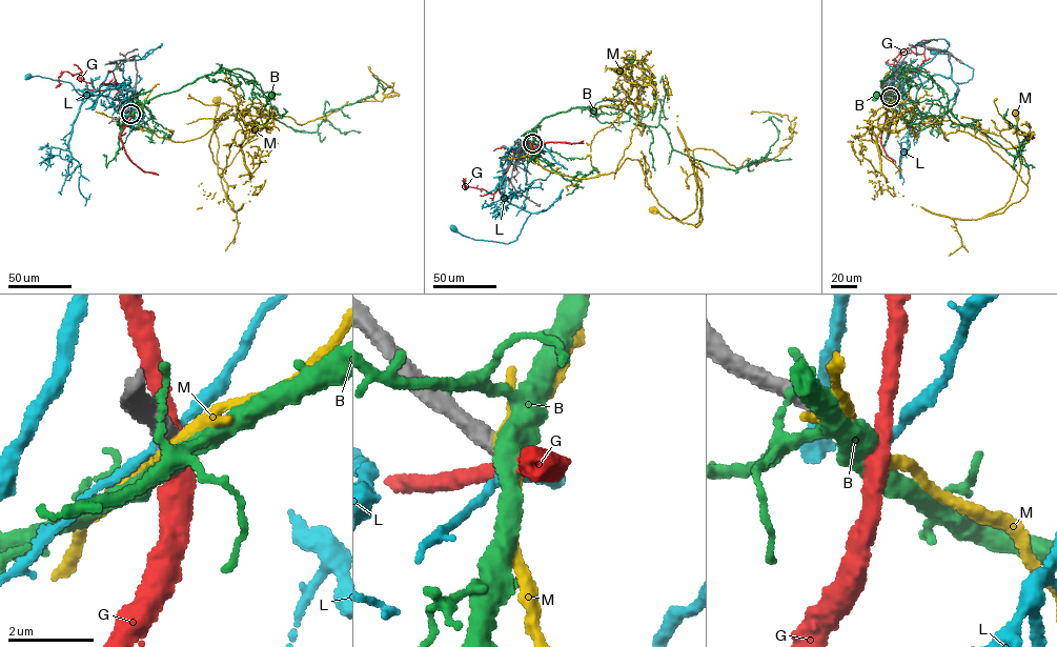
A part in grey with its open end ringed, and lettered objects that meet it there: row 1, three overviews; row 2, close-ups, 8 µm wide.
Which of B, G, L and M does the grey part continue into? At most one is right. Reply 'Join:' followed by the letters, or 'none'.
Join: G

